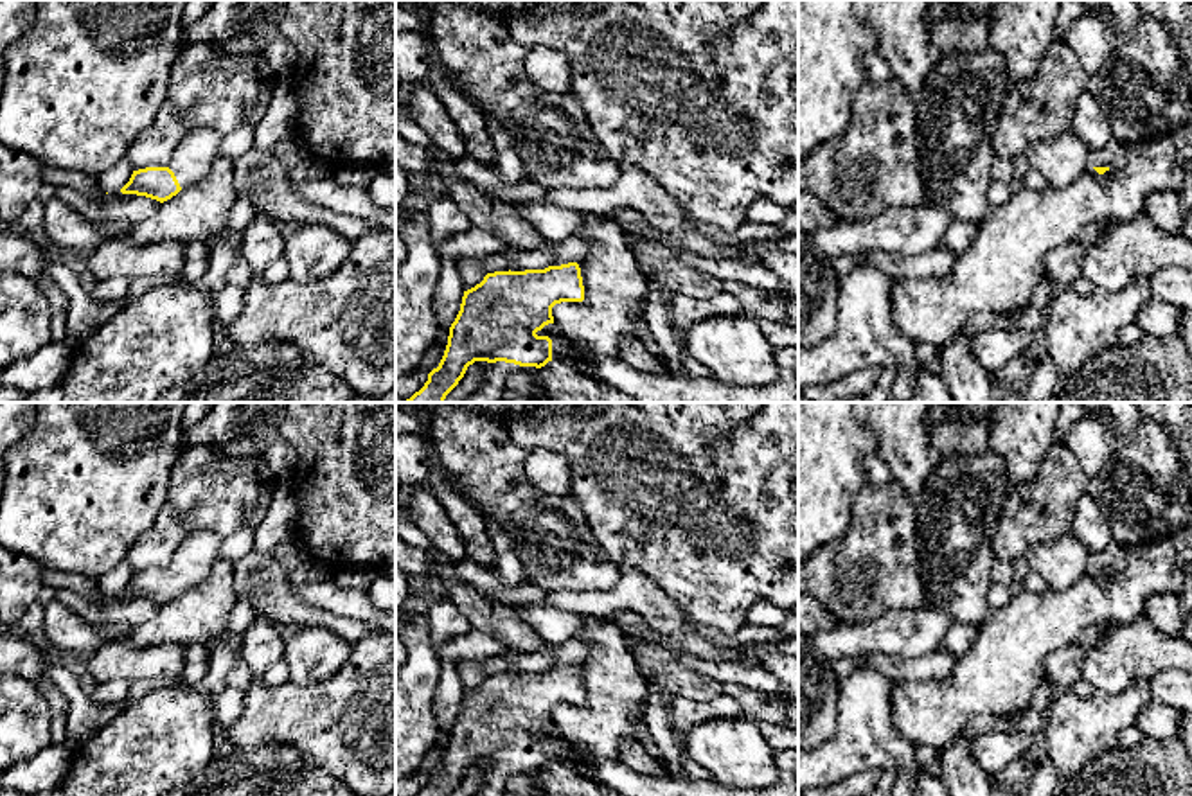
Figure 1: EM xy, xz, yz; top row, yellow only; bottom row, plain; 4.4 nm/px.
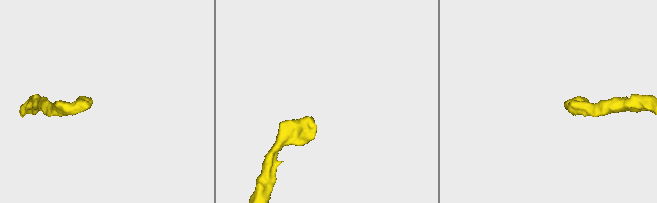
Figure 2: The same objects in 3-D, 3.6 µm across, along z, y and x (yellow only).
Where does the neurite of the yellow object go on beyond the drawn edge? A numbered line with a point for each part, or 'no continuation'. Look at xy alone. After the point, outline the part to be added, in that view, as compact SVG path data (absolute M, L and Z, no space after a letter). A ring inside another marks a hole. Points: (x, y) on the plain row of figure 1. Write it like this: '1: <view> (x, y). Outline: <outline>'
1: xy (193, 559). Outline: M245 526L223 537L209 530L189 534L174 552L169 571L182 591L194 588L219 559L236 562L254 550L255 528Z

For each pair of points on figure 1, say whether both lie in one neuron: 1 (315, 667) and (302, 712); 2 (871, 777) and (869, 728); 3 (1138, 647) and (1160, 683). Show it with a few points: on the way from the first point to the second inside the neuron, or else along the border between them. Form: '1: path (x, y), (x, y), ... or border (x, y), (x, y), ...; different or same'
1: border (346, 660), (337, 672), (322, 680), (288, 681); different
2: border (883, 766), (860, 769), (845, 777); different
3: border (1173, 669), (1158, 672), (1149, 681); different

